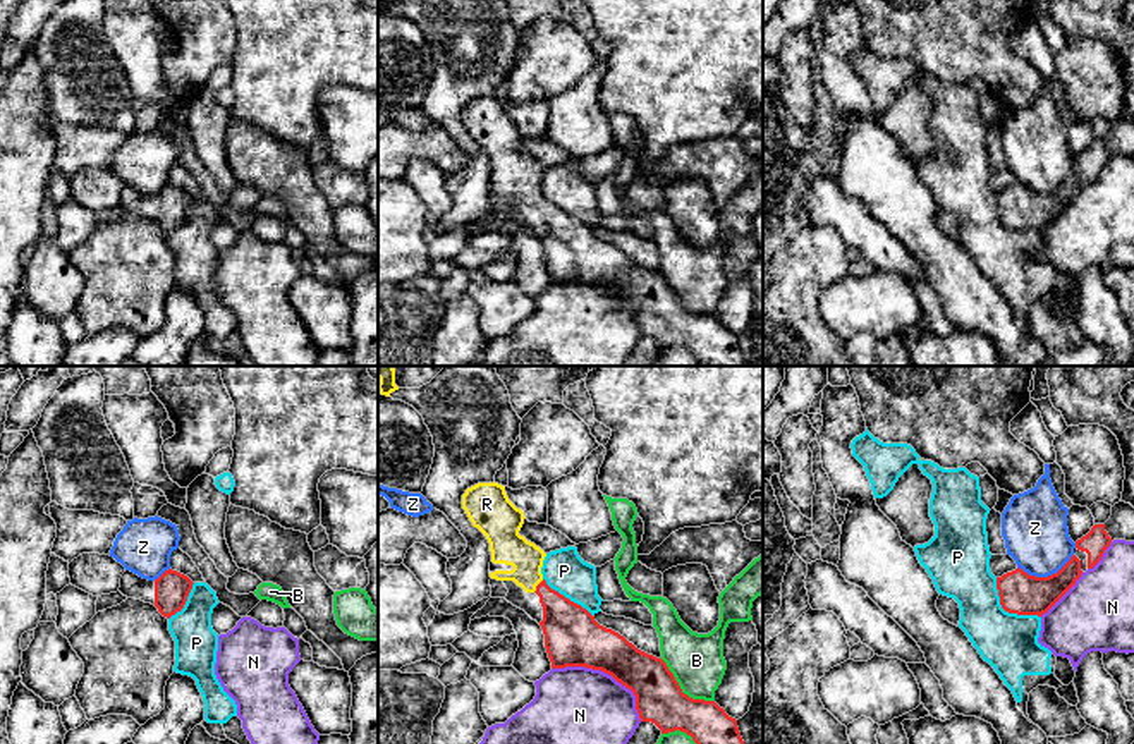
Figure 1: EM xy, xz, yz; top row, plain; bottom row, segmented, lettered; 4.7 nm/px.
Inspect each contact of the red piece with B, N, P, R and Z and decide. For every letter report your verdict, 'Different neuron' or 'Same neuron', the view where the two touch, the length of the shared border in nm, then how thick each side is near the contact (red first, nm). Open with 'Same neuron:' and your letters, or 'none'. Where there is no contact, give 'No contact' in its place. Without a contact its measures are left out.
Same neuron: R
B: Different neuron. Touches red in xz. Shared border 320 nm. Thickness 220 nm (red) against 260 nm
N: Different neuron. Touches red in xz. Shared border 500 nm. Thickness 280 nm (red) against 360 nm
P: Different neuron. Touches red in yz. Shared border 280 nm. Thickness 190 nm (red) against 280 nm
R: Same neuron. Touches red in xz. Shared border 80 nm. Thickness 240 nm (red) against 160 nm
Z: Different neuron. Touches red in yz. Shared border 280 nm. Thickness 190 nm (red) against 300 nm

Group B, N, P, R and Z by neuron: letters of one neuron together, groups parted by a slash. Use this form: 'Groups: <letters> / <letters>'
Groups: B / N / P / R / Z

